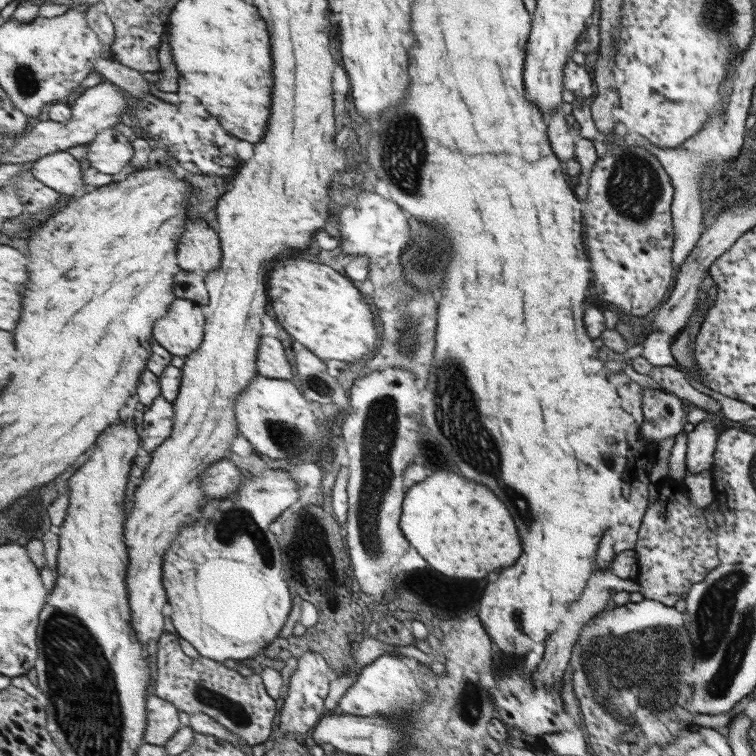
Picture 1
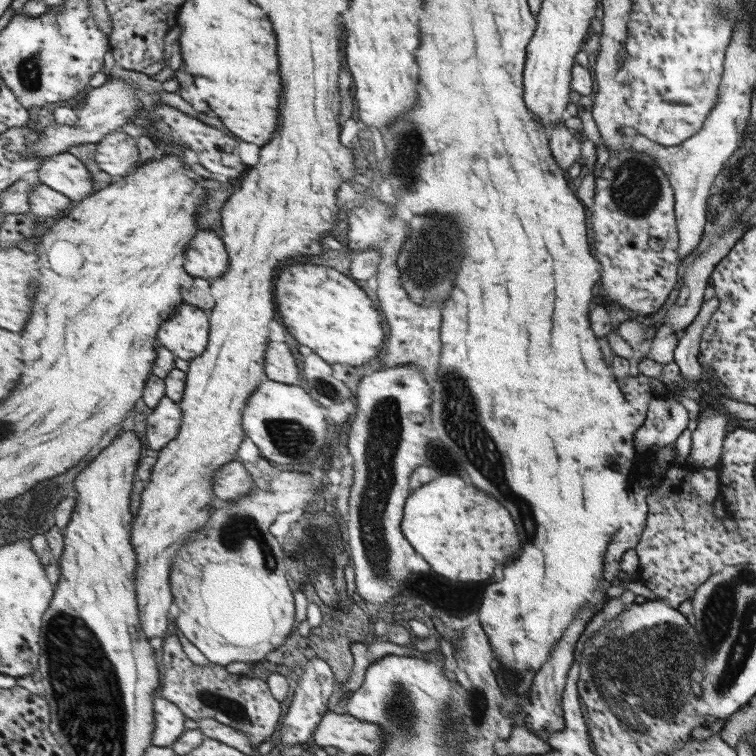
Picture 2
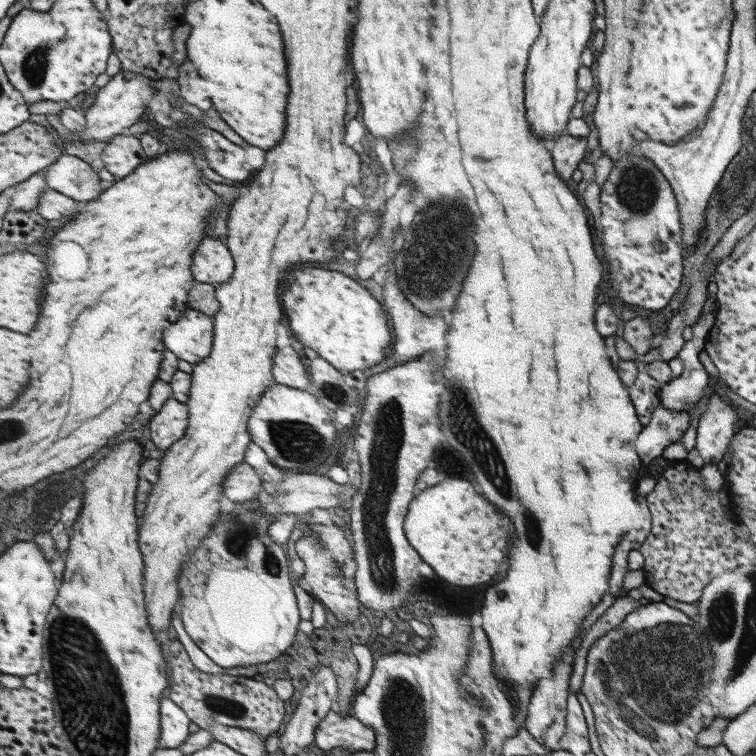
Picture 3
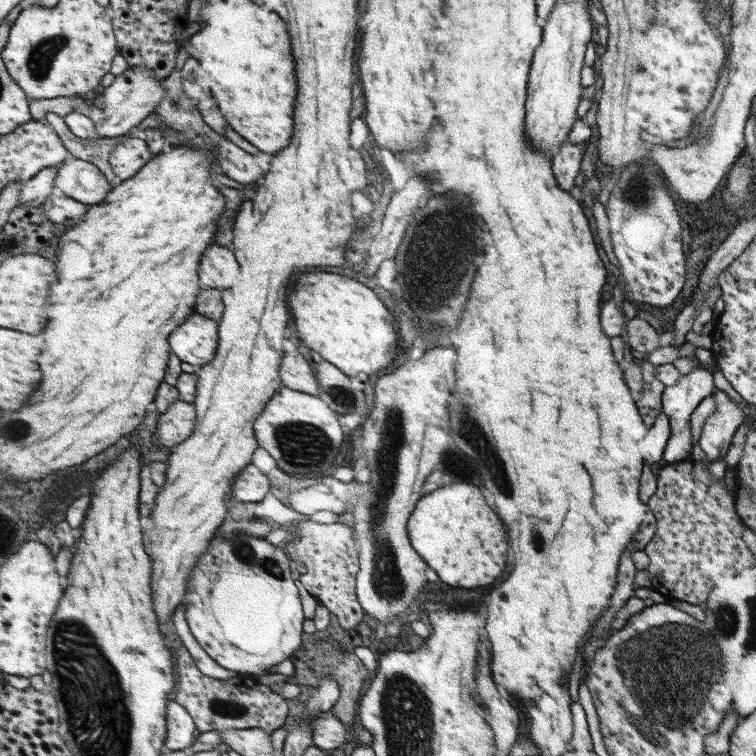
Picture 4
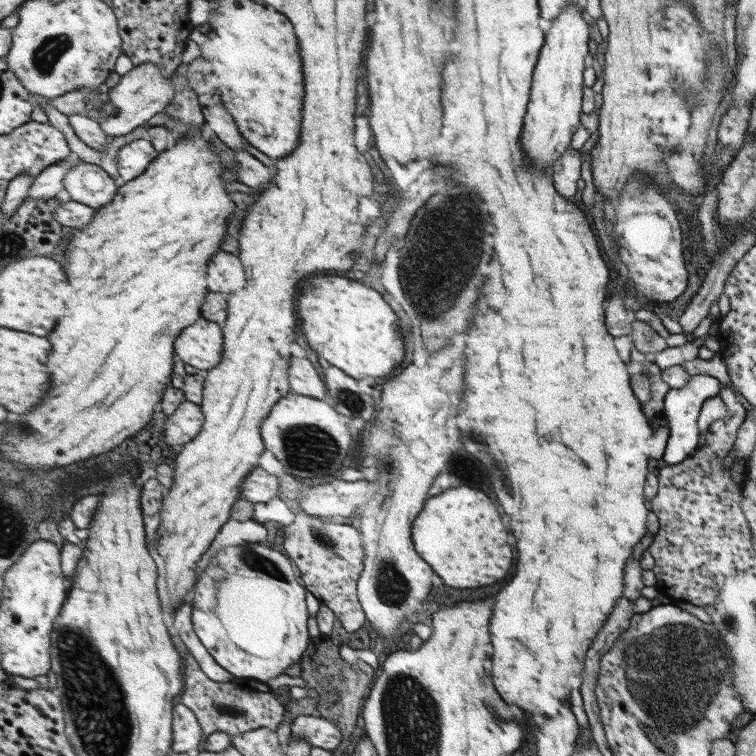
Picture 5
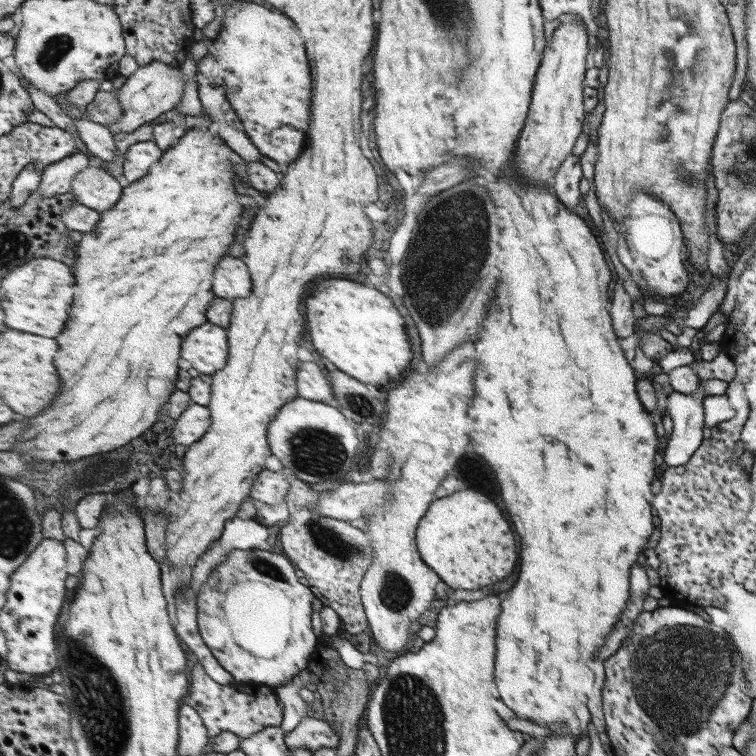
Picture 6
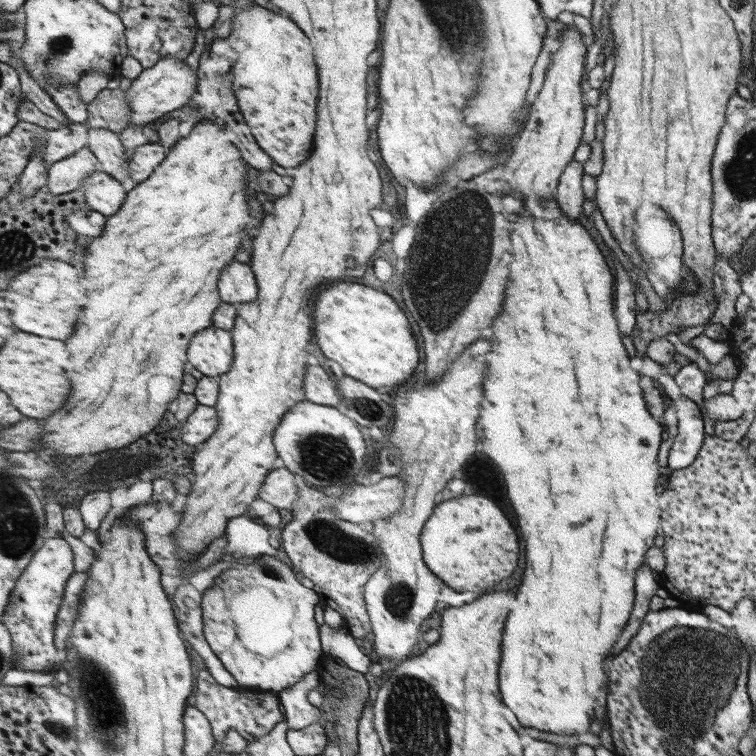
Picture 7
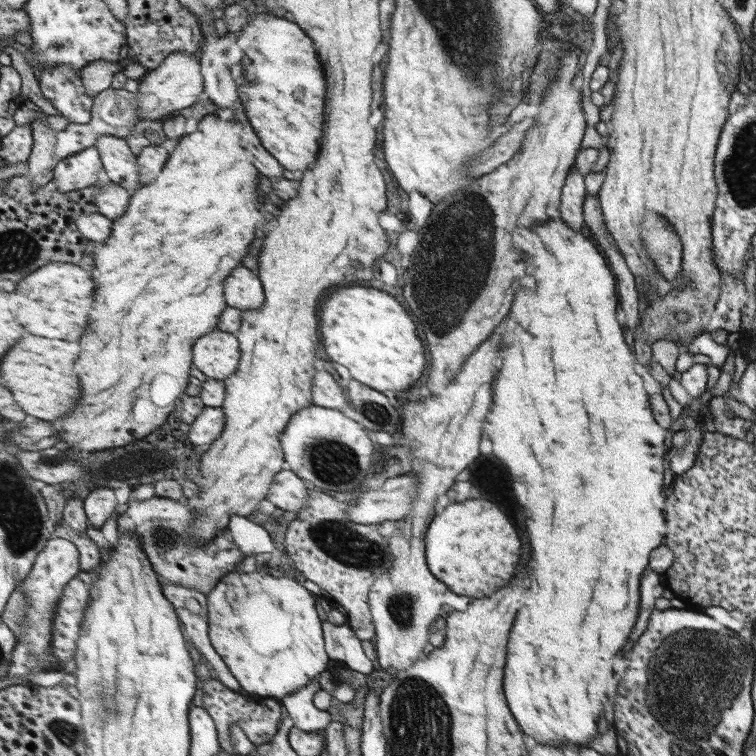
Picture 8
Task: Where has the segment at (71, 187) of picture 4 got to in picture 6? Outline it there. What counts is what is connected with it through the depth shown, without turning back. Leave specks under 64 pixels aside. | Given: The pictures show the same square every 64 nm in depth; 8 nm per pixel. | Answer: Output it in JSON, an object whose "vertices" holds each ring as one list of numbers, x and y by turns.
{"vertices":[[93,164,75,180,73,192,79,202,98,212,108,212,121,202,125,186,100,164]]}

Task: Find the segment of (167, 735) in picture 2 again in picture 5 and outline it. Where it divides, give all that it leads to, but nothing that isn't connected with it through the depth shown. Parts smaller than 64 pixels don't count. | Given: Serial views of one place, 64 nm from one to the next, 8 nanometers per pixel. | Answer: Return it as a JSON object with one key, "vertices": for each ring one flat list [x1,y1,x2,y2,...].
{"vertices":[[180,702,175,708,175,745,176,753,197,754,203,750,206,735,199,715,191,706]]}

